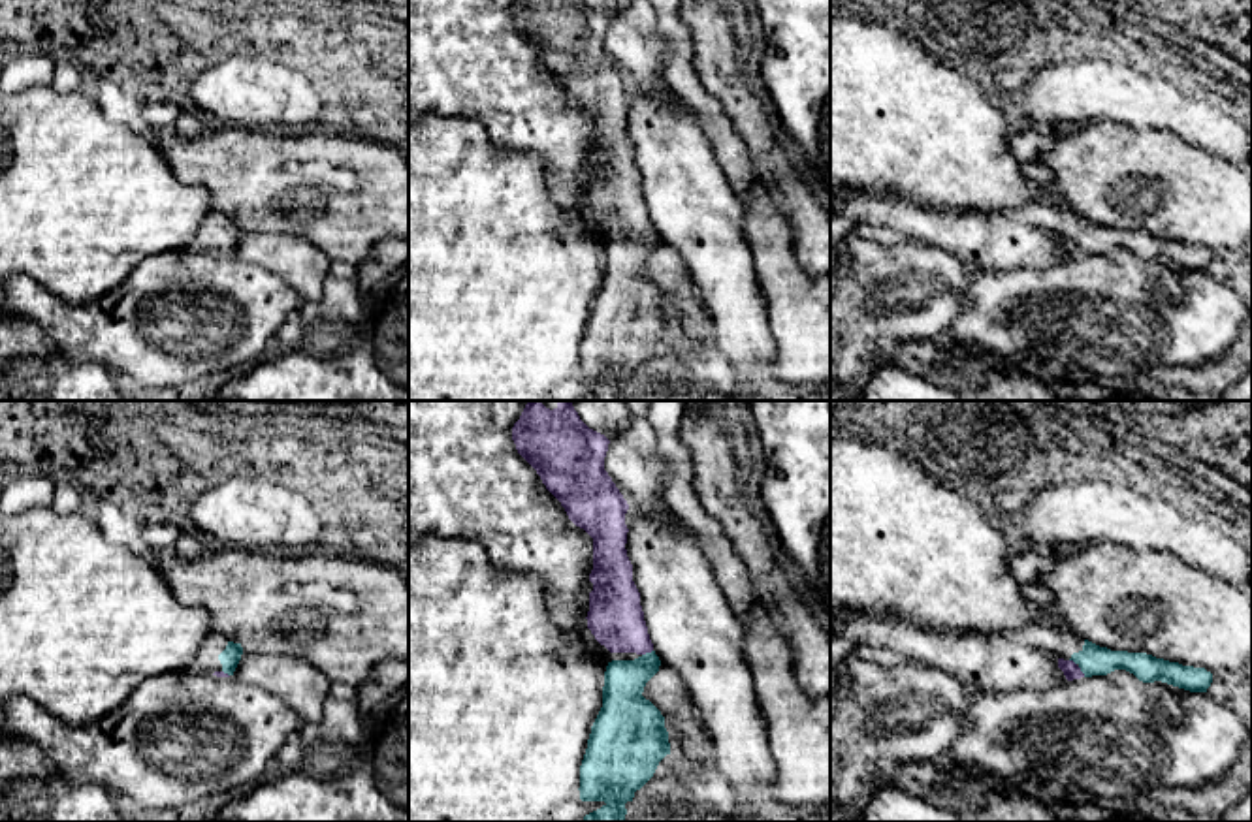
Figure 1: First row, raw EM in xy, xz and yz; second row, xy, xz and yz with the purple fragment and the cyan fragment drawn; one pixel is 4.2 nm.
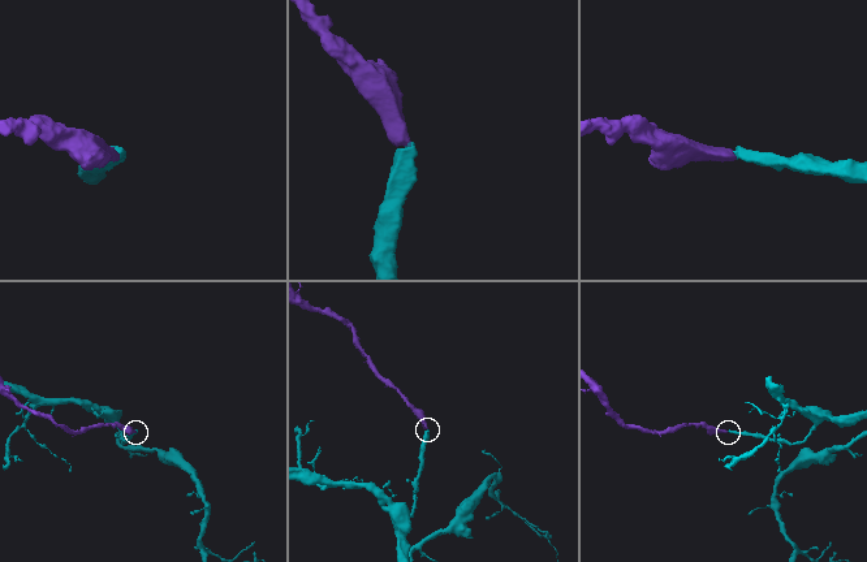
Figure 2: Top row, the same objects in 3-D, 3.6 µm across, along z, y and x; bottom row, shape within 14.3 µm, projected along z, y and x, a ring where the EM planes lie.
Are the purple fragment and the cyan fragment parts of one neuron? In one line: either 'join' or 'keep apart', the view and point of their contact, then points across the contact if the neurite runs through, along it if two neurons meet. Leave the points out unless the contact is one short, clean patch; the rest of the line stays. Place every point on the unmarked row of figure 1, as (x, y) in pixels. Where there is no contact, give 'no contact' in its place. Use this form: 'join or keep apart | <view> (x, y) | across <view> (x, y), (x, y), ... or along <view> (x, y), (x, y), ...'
join | yz (1079, 247) | across yz (1070, 247), (1079, 247), (1092, 239)

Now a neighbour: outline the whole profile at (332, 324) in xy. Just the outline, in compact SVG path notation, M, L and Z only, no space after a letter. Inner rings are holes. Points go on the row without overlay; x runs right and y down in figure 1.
M328 275L318 301L303 301L297 308L303 324L301 350L314 357L333 357L356 344L363 335L363 292L356 278Z

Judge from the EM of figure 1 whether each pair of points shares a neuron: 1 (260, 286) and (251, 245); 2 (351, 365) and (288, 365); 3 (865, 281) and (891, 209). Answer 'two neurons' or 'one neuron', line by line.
1: two neurons
2: one neuron
3: two neurons

